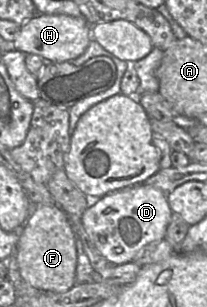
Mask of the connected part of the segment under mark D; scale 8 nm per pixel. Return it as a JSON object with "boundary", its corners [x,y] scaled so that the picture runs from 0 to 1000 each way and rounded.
{"boundary":[[[667,599],[430,651],[396,730],[473,818],[546,863],[638,853],[705,798],[783,782],[836,687],[807,632],[715,599]]]}

